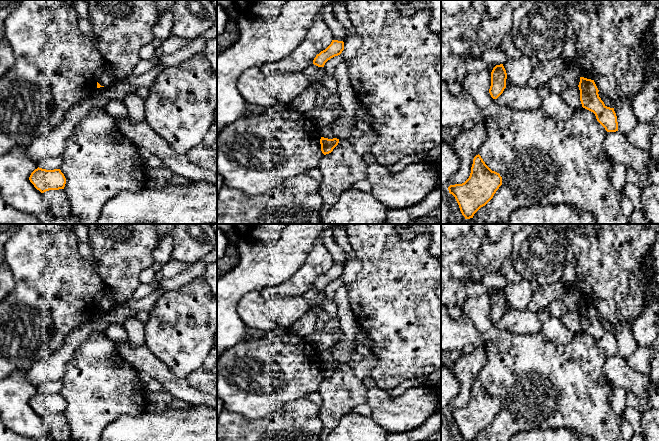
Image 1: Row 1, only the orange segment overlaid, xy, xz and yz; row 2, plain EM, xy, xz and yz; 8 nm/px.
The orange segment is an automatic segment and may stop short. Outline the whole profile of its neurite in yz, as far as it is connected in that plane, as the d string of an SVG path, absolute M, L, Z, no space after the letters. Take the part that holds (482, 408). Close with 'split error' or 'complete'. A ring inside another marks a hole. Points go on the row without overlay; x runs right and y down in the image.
M478 378L473 383L469 402L462 408L450 409L452 418L464 441L473 441L485 430L502 409L502 401L492 395Z; complete

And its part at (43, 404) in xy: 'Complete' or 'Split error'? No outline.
Complete

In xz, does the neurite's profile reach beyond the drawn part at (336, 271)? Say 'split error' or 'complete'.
complete

